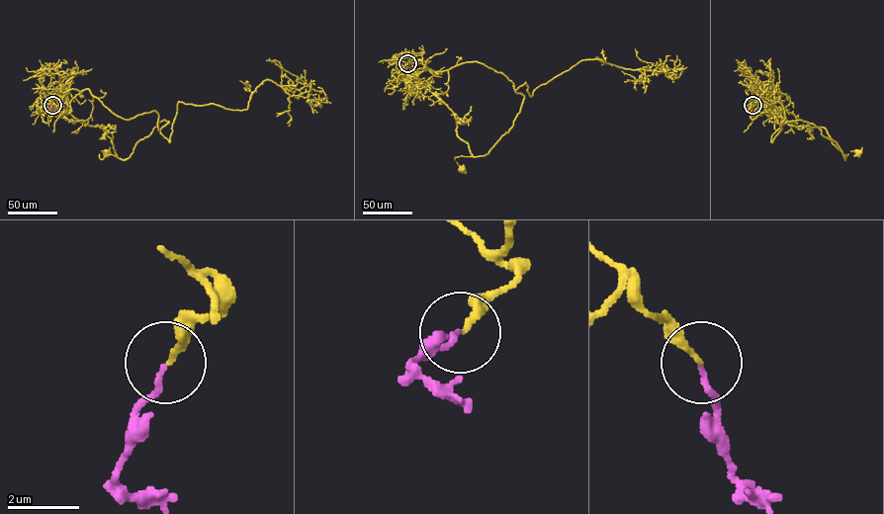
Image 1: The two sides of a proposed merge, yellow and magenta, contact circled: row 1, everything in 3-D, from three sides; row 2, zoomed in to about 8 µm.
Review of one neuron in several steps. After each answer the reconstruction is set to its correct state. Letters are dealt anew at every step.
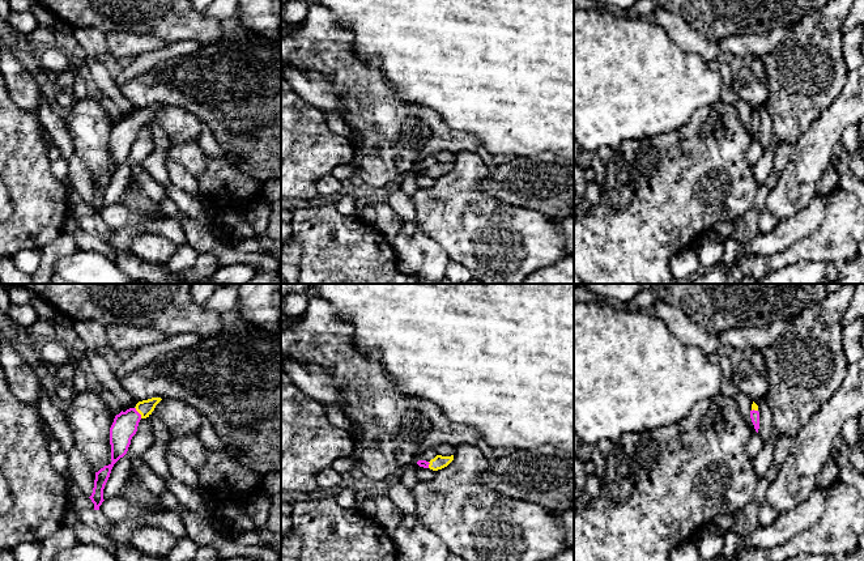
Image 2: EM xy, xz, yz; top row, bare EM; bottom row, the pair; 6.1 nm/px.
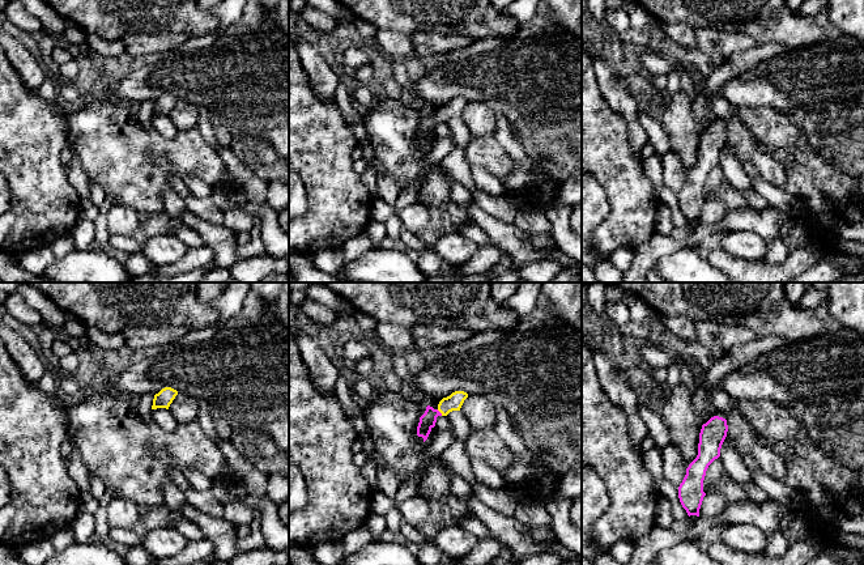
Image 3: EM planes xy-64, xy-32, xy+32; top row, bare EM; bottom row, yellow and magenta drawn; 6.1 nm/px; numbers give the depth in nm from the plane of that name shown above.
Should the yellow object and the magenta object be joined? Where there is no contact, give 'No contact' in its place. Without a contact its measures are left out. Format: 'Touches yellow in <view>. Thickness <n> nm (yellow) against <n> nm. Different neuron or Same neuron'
Touches yellow in xy. Thickness 90 nm (yellow) against 160 nm. Same neuron

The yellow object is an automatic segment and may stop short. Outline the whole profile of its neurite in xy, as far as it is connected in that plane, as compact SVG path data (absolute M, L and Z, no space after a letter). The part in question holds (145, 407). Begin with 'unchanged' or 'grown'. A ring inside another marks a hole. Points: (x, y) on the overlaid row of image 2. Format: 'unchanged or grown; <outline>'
grown; M152 398L139 401L135 408L129 408L125 412L122 411L115 416L110 428L112 462L95 472L93 493L89 497L94 503L94 510L99 510L99 506L105 501L103 489L110 477L111 469L114 464L127 454L131 439L137 432L140 420L149 417L161 400L161 398Z

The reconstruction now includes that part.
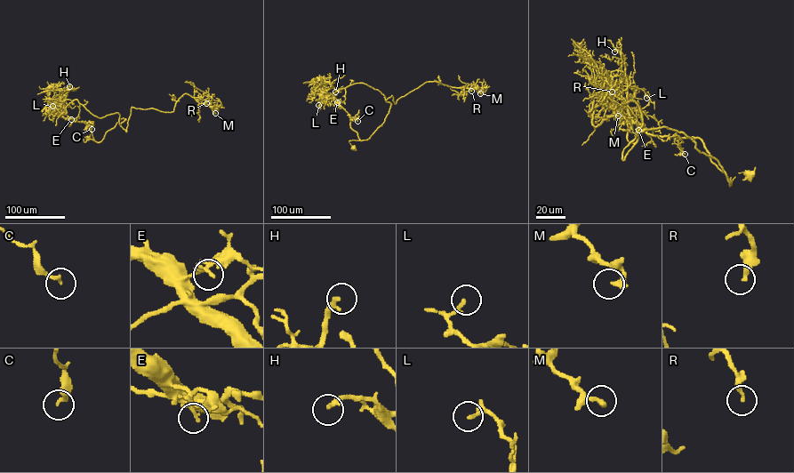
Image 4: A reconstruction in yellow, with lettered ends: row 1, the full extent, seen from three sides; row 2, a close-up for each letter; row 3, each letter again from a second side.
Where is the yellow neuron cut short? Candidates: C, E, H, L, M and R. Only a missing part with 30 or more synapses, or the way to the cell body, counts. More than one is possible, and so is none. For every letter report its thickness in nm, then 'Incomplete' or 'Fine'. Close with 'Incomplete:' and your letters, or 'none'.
C: Thickness 170 nm. Fine
E: Thickness 110 nm. Fine
H: Thickness 240 nm. Fine
L: Thickness 180 nm. Fine
M: Thickness 280 nm. Fine
R: Thickness 180 nm. Fine
Incomplete: none

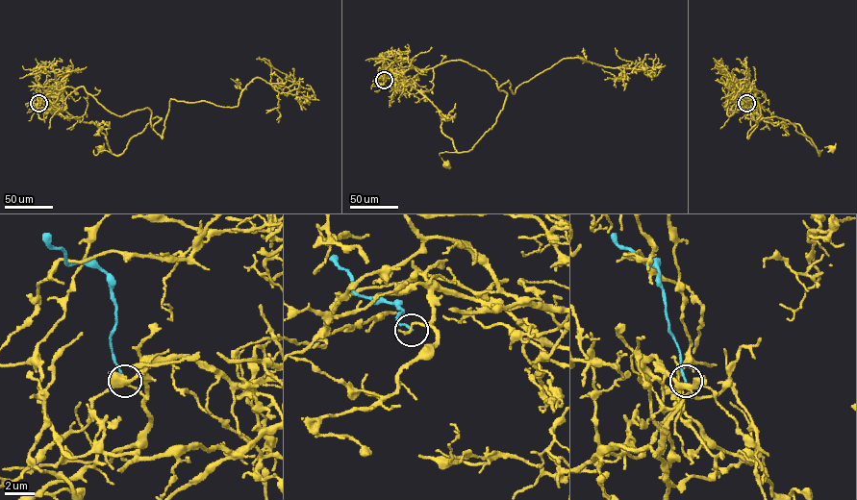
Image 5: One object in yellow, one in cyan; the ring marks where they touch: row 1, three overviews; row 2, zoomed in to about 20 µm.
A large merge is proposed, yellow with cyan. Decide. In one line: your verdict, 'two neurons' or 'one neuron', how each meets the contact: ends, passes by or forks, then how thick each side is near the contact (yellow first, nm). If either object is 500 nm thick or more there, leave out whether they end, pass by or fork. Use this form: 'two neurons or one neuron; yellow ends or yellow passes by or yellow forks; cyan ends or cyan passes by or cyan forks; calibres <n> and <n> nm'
two neurons; yellow ends; cyan ends; calibres 190 and 180 nm

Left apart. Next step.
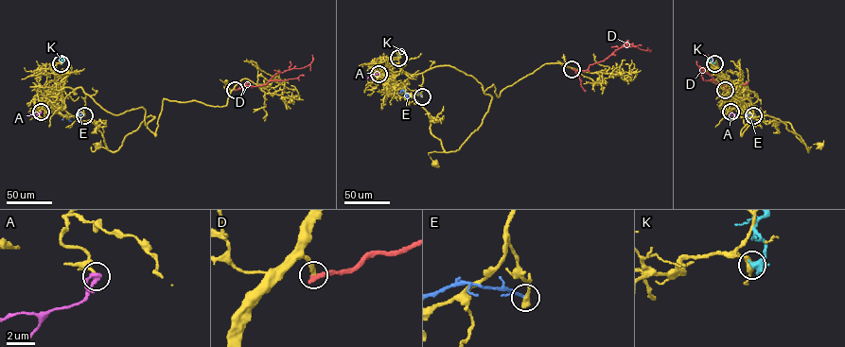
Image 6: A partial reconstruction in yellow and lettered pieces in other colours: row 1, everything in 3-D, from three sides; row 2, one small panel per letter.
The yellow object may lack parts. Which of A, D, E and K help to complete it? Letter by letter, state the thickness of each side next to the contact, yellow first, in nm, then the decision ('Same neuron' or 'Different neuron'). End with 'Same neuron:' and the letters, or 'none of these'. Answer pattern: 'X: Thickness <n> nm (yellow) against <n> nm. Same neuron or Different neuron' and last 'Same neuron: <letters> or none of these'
A: Thickness 190 nm (yellow) against 280 nm. Same neuron
D: Thickness 280 nm (yellow) against 320 nm. Different neuron
E: Thickness 400 nm (yellow) against 170 nm. Different neuron
K: Thickness 400 nm (yellow) against 480 nm. Different neuron
Same neuron: A

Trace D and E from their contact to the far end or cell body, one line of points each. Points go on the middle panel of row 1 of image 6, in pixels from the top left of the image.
D: (572, 69), (586, 70), (590, 64), (602, 60), (625, 43), (649, 52)
E: (422, 96), (406, 95), (401, 90), (399, 93)

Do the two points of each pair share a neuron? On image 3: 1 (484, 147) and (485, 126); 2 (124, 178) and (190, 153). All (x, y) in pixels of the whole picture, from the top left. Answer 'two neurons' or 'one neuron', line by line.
1: two neurons
2: one neuron

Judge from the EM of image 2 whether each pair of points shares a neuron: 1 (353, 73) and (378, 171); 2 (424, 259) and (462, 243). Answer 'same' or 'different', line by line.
1: same
2: different

